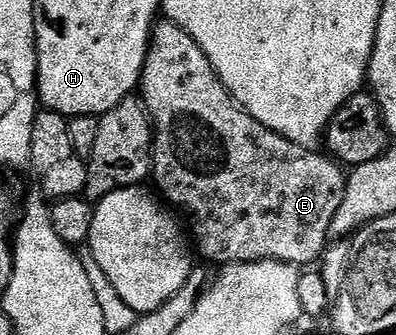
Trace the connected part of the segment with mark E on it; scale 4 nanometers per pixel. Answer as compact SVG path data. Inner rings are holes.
M169 20L159 21L150 35L140 98L154 127L153 181L158 181L161 197L167 203L187 206L194 213L198 223L194 234L192 230L192 242L207 263L273 260L302 268L321 259L331 241L332 220L346 191L347 175L333 157L317 154L317 149L296 144L257 122L218 79L200 44Z

